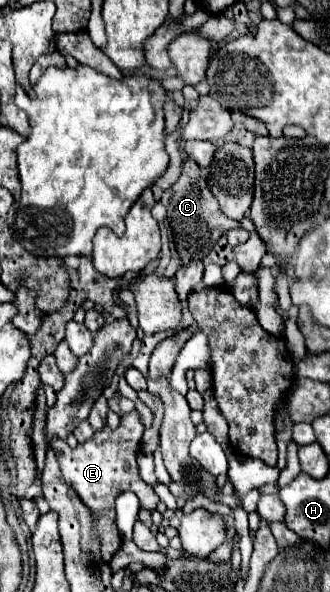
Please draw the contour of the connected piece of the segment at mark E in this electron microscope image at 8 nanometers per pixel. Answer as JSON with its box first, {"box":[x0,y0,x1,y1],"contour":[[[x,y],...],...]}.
{"box":[49,411,159,561],"contour":[[[131,411],[131,413],[121,415],[121,423],[117,429],[105,427],[101,431],[95,431],[95,435],[89,441],[79,443],[75,449],[69,447],[67,441],[61,441],[59,437],[53,437],[53,441],[49,441],[49,445],[53,445],[53,451],[57,453],[61,475],[65,477],[65,481],[71,483],[77,497],[81,497],[83,505],[87,505],[87,509],[91,511],[93,525],[95,525],[95,531],[99,535],[99,543],[101,543],[103,561],[111,561],[113,553],[121,547],[121,535],[115,525],[117,495],[123,491],[135,491],[135,495],[144,501],[140,502],[140,507],[148,511],[155,509],[159,503],[159,497],[153,493],[151,485],[147,485],[139,477],[139,469],[137,469],[137,461],[135,461],[137,453],[139,453],[143,429],[145,427],[141,423],[139,413]]]}

